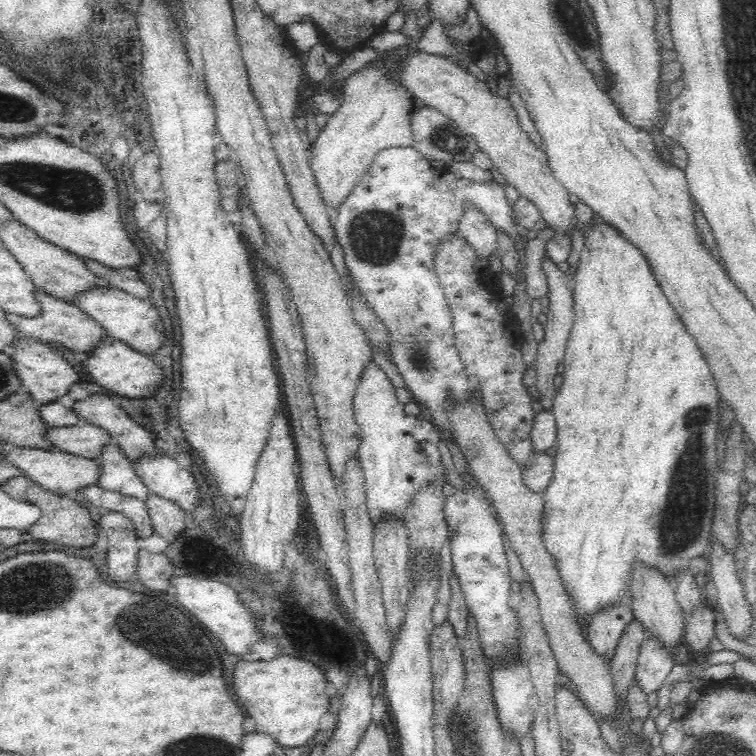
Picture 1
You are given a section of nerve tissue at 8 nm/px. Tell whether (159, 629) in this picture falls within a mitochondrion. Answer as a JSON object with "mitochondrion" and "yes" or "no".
{"mitochondrion":"yes"}

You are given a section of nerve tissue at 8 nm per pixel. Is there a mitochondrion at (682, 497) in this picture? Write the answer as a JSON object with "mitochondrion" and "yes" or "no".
{"mitochondrion":"yes"}

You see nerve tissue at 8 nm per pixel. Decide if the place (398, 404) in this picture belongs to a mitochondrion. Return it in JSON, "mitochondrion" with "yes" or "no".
{"mitochondrion":"no"}

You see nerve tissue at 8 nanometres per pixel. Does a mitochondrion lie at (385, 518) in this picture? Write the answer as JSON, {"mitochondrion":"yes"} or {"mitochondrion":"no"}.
{"mitochondrion":"no"}

